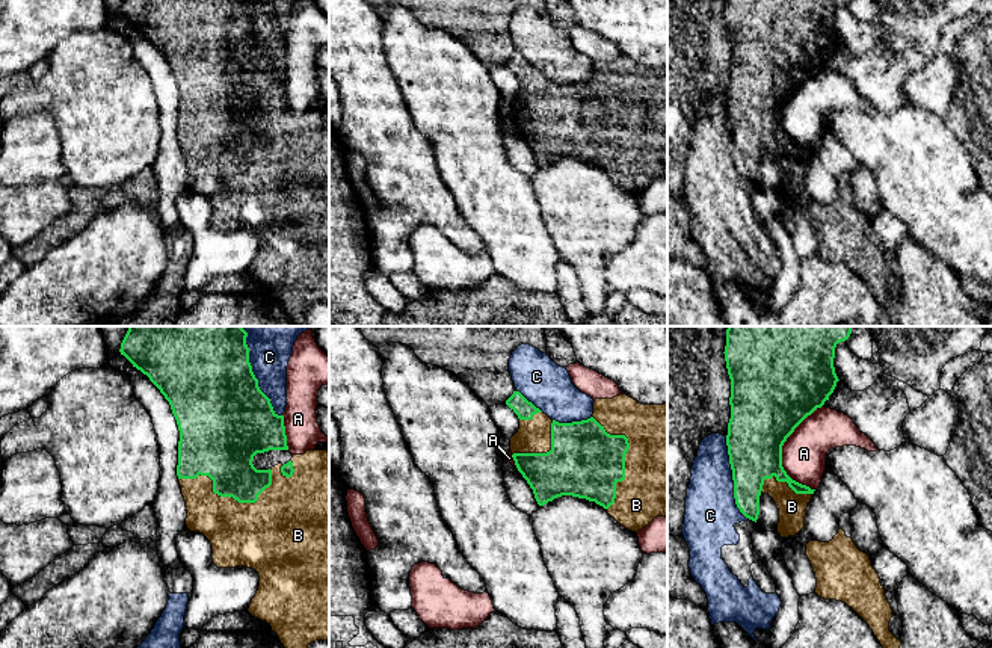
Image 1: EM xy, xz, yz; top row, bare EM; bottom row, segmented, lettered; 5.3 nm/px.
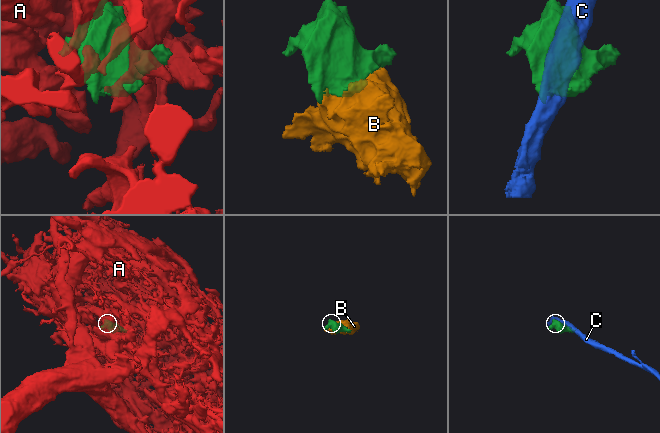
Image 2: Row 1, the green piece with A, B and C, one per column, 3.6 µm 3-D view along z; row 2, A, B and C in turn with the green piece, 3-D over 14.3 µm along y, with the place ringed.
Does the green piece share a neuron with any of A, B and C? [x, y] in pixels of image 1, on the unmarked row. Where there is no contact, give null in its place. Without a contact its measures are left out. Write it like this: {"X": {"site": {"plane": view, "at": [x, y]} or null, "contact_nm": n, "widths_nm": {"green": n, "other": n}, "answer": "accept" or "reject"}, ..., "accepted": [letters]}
{"A": {"site": {"plane": "yz", "at": [781, 112]}, "contact_nm": 460, "widths_nm": {"green": 380, "other": 240}, "answer": "reject"}, "B": {"site": {"plane": "xy", "at": [227, 157]}, "contact_nm": 500, "widths_nm": {"green": 320, "other": 340}, "answer": "accept"}, "C": {"site": {"plane": "yz", "at": [733, 141]}, "contact_nm": 460, "widths_nm": {"green": 300, "other": 280}, "answer": "reject"}, "accepted": ["B"]}

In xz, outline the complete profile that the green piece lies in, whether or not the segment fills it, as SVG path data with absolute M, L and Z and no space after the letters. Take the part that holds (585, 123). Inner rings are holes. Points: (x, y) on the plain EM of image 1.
M513 53L506 66L519 80L519 91L510 100L512 119L539 168L562 157L586 160L636 195L654 180L667 178L667 65L642 66L622 54L613 60L595 60L592 79L572 85L551 82L519 53Z

